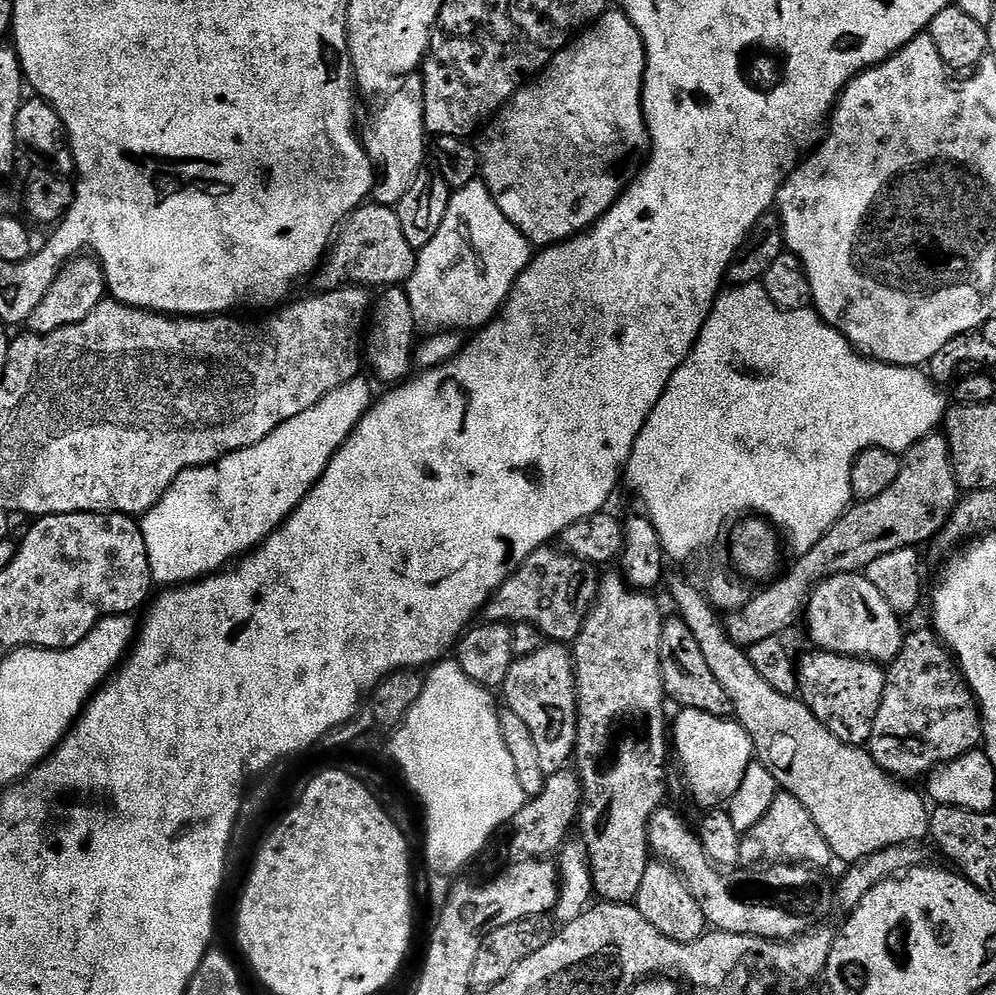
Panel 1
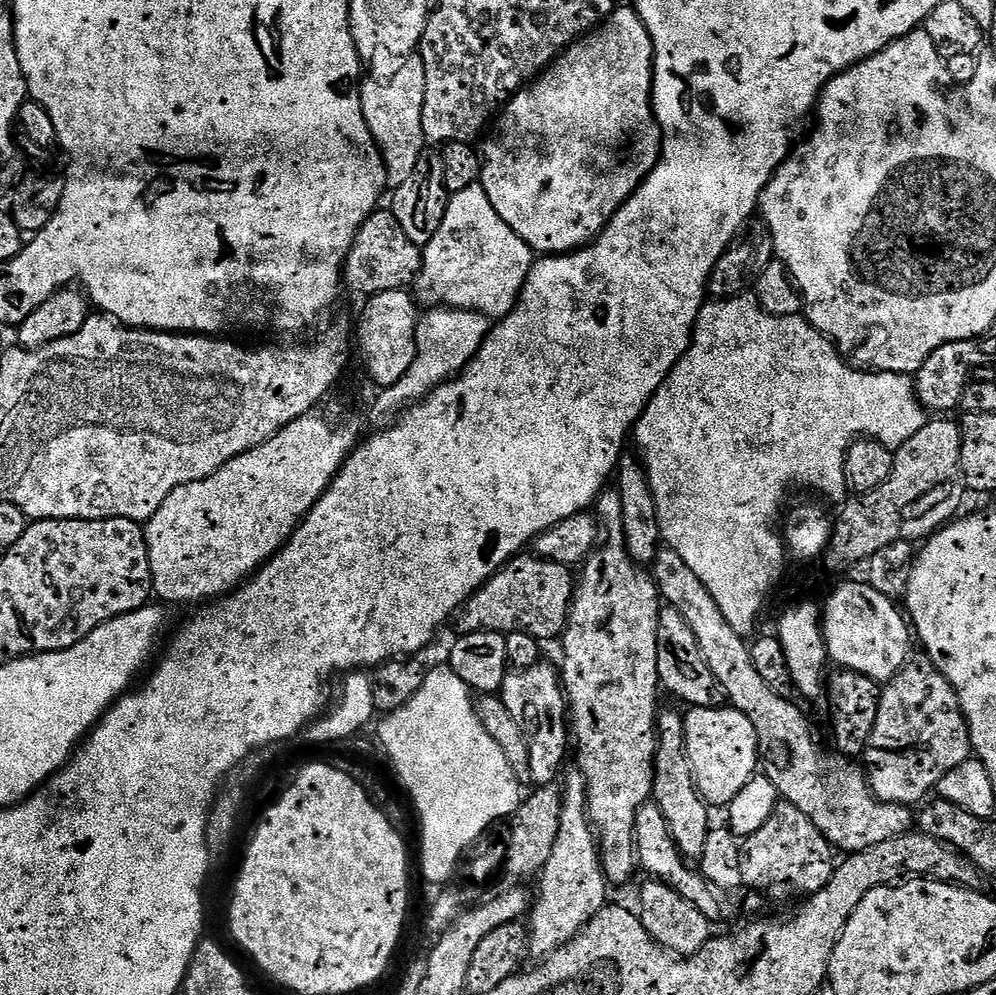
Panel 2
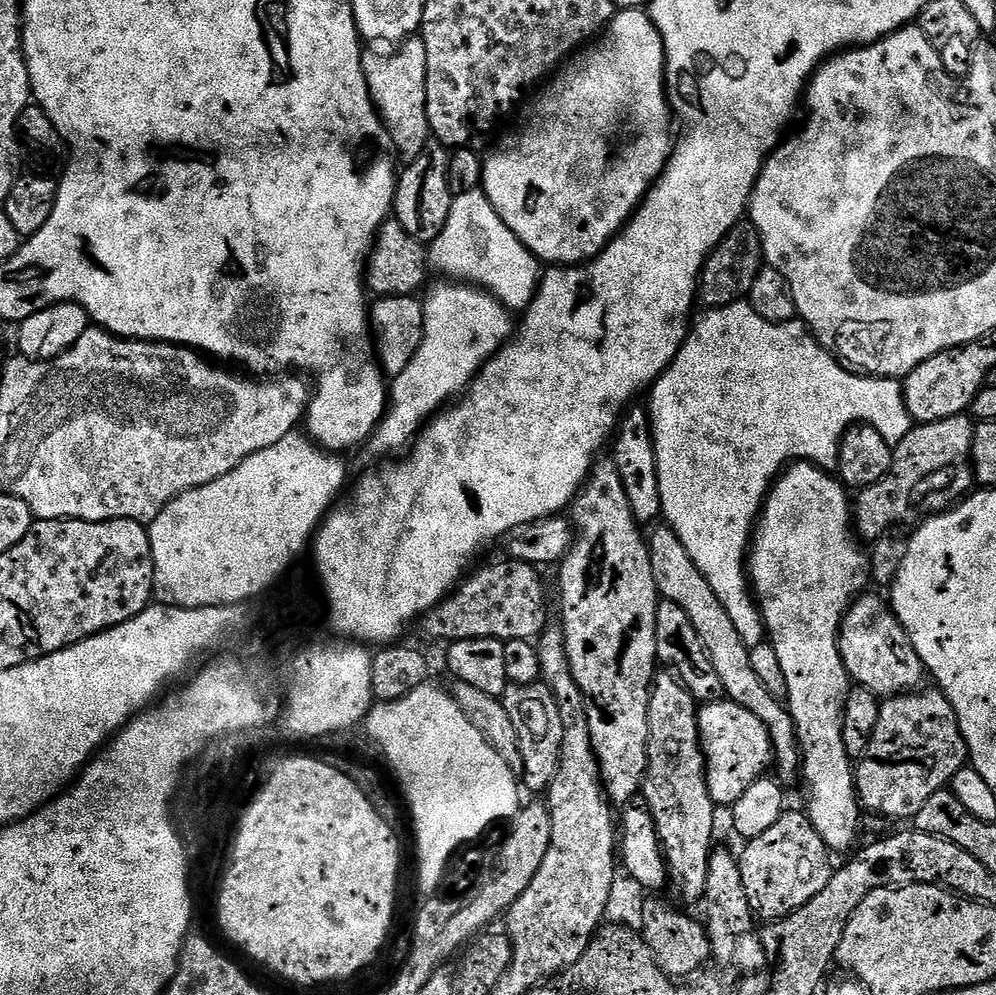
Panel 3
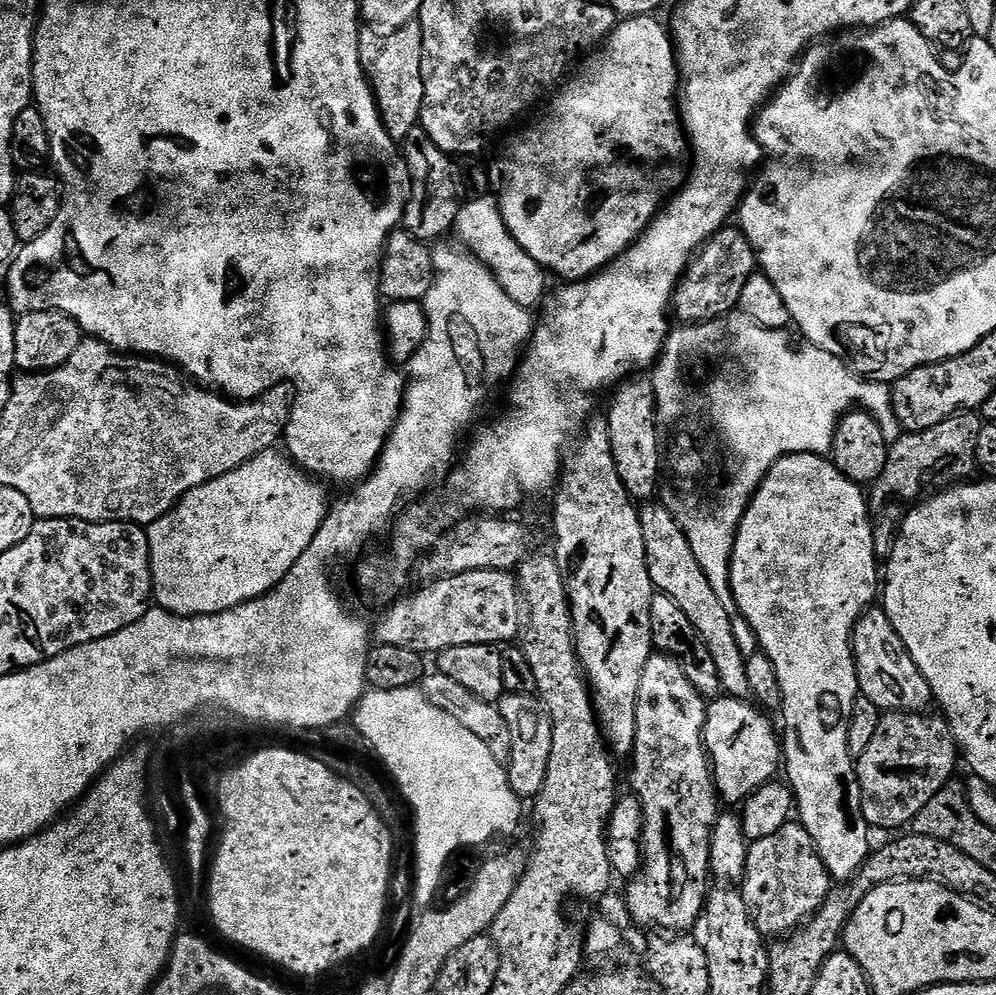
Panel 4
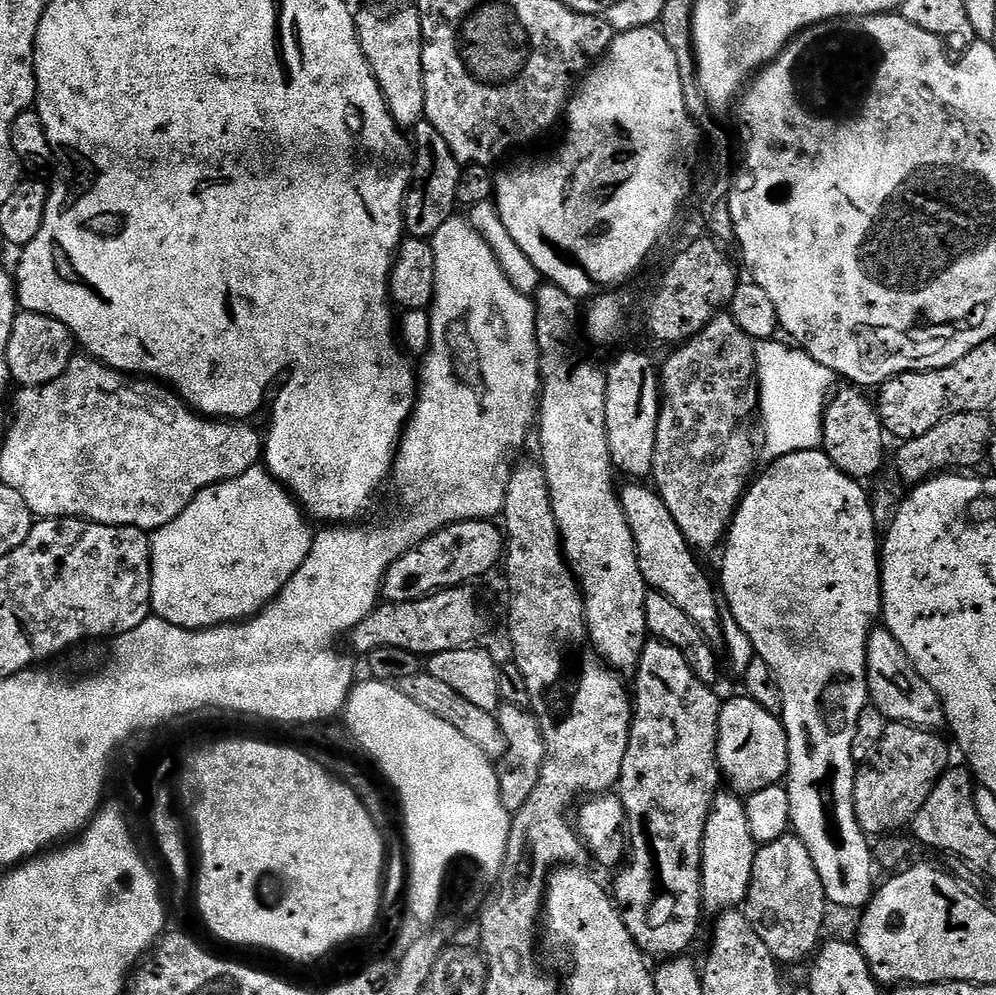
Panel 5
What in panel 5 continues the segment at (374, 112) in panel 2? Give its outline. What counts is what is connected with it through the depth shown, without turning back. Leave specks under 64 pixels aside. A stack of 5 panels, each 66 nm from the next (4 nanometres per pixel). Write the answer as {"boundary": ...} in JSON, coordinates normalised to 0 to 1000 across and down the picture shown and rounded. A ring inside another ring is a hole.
{"boundary":[[[421,7],[402,8],[399,12],[381,12],[378,8],[365,8],[356,13],[357,37],[363,46],[363,54],[386,95],[388,107],[403,131],[426,120],[426,71],[424,70],[424,22]]]}

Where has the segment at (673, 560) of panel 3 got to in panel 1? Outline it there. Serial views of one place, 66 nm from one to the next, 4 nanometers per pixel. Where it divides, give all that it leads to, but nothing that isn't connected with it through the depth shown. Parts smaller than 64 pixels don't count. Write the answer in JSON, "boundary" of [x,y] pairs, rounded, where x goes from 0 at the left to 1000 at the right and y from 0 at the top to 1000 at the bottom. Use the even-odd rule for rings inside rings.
{"boundary":[[[683,579],[673,583],[670,587],[672,586],[671,591],[675,594],[675,603],[683,614],[680,615],[682,622],[687,623],[689,629],[693,629],[697,645],[701,645],[701,650],[705,653],[717,681],[725,685],[725,693],[729,693],[729,702],[733,702],[738,723],[743,725],[749,738],[753,738],[758,763],[767,768],[769,774],[773,774],[773,778],[777,778],[780,789],[786,795],[801,802],[801,806],[805,806],[805,810],[813,814],[813,822],[817,822],[817,830],[825,834],[825,842],[829,842],[836,861],[840,865],[858,866],[868,864],[870,860],[890,854],[894,850],[920,848],[924,843],[929,843],[932,840],[933,805],[916,793],[919,791],[886,775],[882,766],[878,766],[870,751],[850,748],[837,742],[837,738],[833,738],[833,734],[829,734],[829,730],[825,730],[825,726],[817,722],[806,703],[781,697],[781,693],[775,692],[770,685],[765,685],[765,681],[761,681],[761,673],[757,673],[756,667],[753,666],[750,654],[731,639],[731,632],[725,626],[724,616],[716,609],[710,598],[704,592],[702,595],[693,584],[686,583]]]}

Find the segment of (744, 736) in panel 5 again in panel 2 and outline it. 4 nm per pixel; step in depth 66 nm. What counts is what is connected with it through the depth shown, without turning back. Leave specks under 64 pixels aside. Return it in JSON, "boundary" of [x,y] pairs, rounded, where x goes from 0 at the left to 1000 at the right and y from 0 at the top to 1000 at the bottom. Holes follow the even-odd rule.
{"boundary":[[[734,710],[691,712],[686,717],[686,722],[689,758],[695,771],[695,781],[699,792],[703,795],[703,801],[707,803],[708,808],[716,813],[726,813],[737,802],[741,802],[745,790],[749,790],[749,786],[753,786],[756,780],[760,779],[763,768],[763,751],[761,750],[761,738],[757,738],[757,726],[753,726],[753,722],[749,722],[749,718],[745,718],[740,712]]]}

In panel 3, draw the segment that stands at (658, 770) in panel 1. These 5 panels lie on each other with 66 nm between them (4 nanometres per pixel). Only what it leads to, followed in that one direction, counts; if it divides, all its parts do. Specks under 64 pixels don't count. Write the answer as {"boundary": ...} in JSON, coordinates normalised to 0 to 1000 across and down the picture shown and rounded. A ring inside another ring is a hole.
{"boundary":[[[613,460],[599,461],[598,465],[594,467],[594,474],[590,478],[590,485],[582,491],[582,497],[574,504],[572,508],[572,522],[578,532],[578,544],[574,547],[574,551],[568,557],[568,561],[563,563],[560,568],[560,574],[562,574],[562,623],[566,633],[566,648],[568,649],[568,661],[572,665],[572,677],[576,677],[576,685],[580,687],[580,693],[584,697],[586,703],[586,713],[588,714],[588,726],[590,727],[590,734],[592,736],[592,746],[594,747],[594,757],[598,760],[598,769],[602,772],[602,786],[606,789],[606,798],[610,801],[611,805],[618,810],[630,810],[640,803],[644,799],[647,790],[647,779],[649,778],[649,770],[651,769],[651,703],[655,696],[655,685],[661,674],[661,664],[659,661],[659,618],[661,617],[661,609],[665,602],[663,594],[659,592],[659,586],[657,585],[657,573],[653,573],[653,557],[651,556],[651,544],[645,535],[644,528],[639,526],[635,514],[633,513],[633,505],[629,502],[629,491],[624,488],[624,480],[620,480],[620,468]]]}

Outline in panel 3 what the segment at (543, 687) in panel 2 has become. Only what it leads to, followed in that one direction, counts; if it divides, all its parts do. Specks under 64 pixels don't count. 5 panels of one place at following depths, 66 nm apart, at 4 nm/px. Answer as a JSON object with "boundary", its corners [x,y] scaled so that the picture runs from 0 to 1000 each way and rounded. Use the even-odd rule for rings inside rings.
{"boundary":[[[539,685],[532,689],[511,687],[505,701],[508,718],[512,718],[512,726],[516,726],[516,734],[520,734],[520,754],[524,756],[524,788],[534,796],[549,797],[556,786],[556,778],[560,778],[560,766],[564,754],[564,722],[560,718],[560,710],[554,694],[549,687]]]}

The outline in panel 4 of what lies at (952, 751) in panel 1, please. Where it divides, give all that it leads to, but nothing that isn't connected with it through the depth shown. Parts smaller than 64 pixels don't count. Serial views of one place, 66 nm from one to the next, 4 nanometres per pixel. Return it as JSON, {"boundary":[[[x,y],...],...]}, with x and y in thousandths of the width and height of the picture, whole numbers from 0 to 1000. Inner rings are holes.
{"boundary":[[[890,716],[885,719],[882,726],[882,734],[878,737],[878,742],[873,746],[873,750],[869,750],[869,754],[865,754],[865,758],[858,765],[859,785],[863,788],[863,813],[867,819],[867,825],[877,833],[880,832],[904,832],[915,829],[916,823],[922,818],[922,814],[926,814],[926,810],[930,810],[930,806],[934,806],[934,802],[938,798],[942,798],[942,794],[946,794],[946,790],[950,790],[959,780],[960,764],[962,768],[962,753],[960,751],[960,743],[954,734],[952,725],[947,719],[939,718],[921,718],[919,716]]]}

